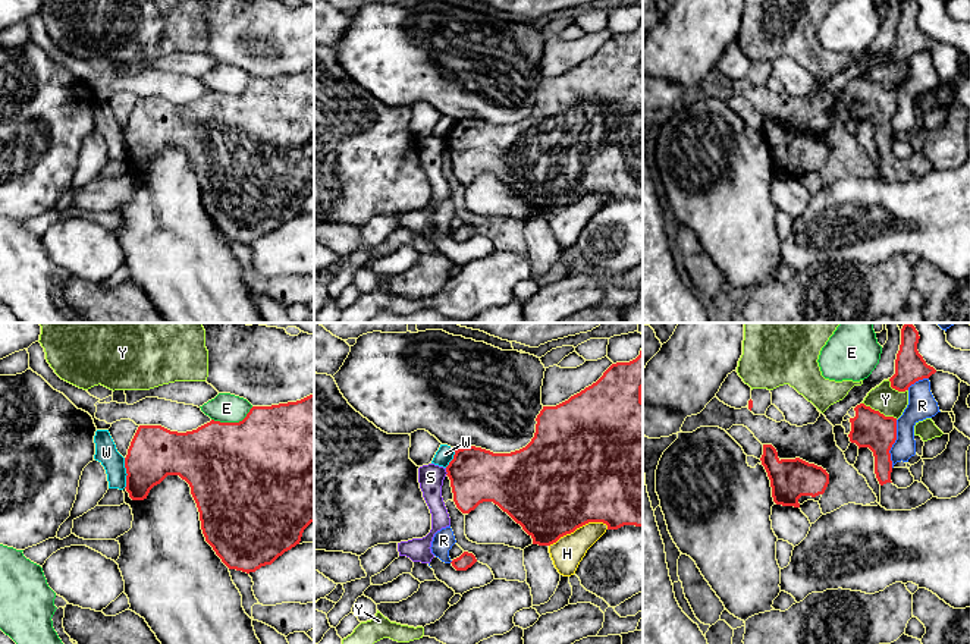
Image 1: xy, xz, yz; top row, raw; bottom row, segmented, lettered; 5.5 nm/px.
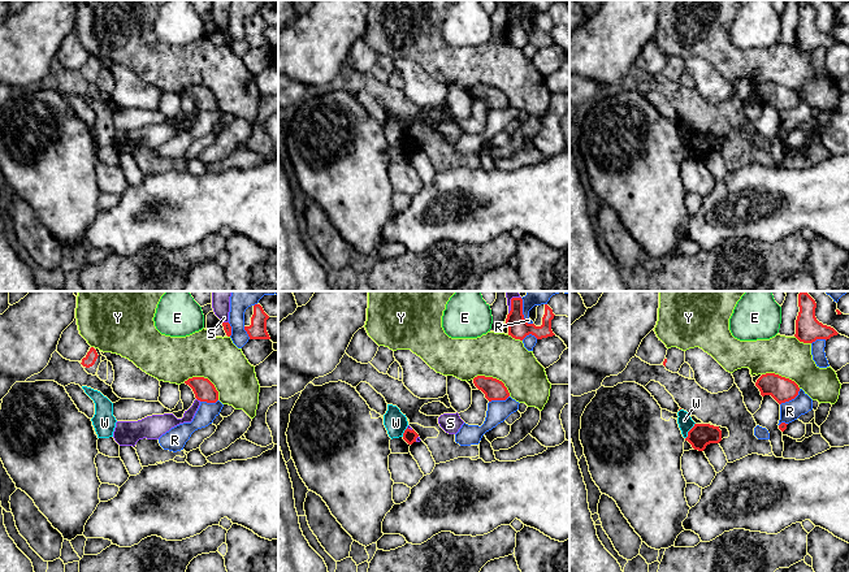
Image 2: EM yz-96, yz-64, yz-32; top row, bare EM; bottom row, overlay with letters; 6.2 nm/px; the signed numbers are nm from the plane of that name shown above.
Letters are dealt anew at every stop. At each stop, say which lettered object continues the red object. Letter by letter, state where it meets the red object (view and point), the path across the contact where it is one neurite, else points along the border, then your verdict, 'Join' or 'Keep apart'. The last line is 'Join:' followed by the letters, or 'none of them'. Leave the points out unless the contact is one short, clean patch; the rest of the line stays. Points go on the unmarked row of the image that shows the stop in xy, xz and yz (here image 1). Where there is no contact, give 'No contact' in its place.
E: Touches red at xy (232, 94). Keep apart
H: Touches red at xz (578, 198). Keep apart
R: Touches red at yz (894, 113). Keep apart
S: Touches red at xz (446, 143). Keep apart
W: Touches red at xy (126, 144). Boundary: xy (124, 129), (126, 141), (125, 159). Keep apart
Y: Touches red at yz (878, 82). Keep apart
Join: none of them

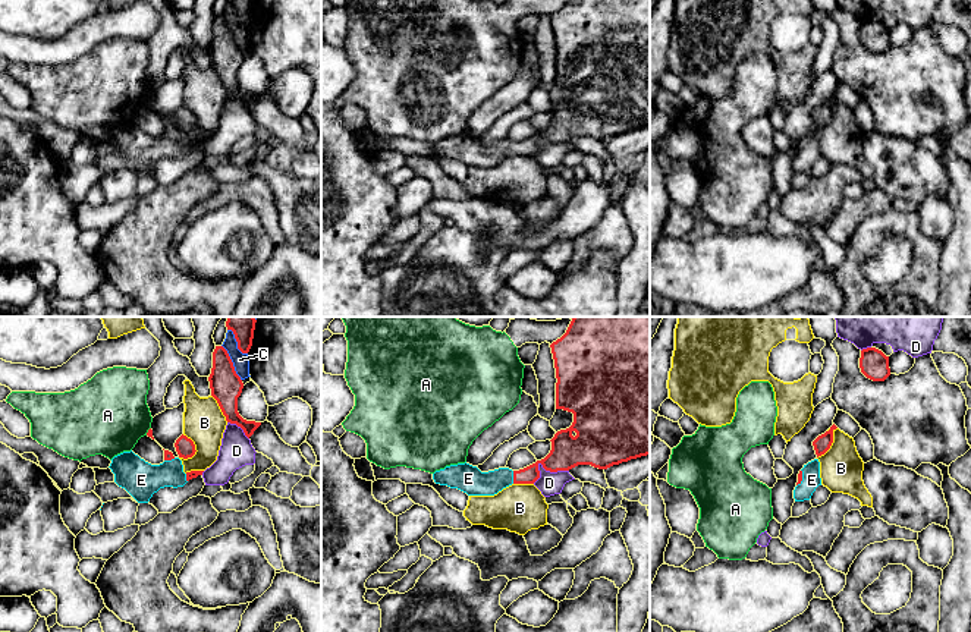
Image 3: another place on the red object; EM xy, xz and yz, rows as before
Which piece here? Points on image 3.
A: Touches red at xy (148, 103). Keep apart
B: Touches red at xy (194, 118). Keep apart
C: Touches red at xy (232, 34). Boundary: xy (222, 16), (241, 52). Keep apart
D: Touches red at xz (544, 140). Keep apart
E: Touches red at xz (514, 148). Path across: xz (555, 132), (514, 148), (468, 150). Join
Join: E

